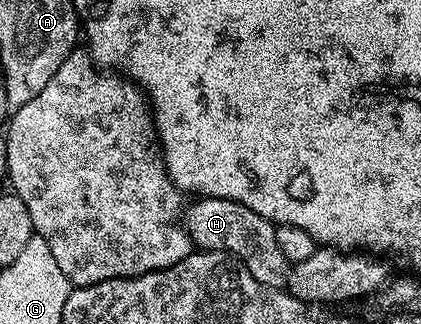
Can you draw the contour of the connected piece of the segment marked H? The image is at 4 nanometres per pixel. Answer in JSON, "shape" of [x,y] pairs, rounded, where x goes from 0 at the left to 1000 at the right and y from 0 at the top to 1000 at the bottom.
{"shape":[[[470,608],[454,636],[435,648],[435,694],[470,775],[520,772],[546,787],[582,818],[587,840],[615,864],[615,877],[665,895],[686,867],[691,812],[663,778],[663,753],[653,741],[658,698],[637,685],[615,654],[596,654],[577,630],[558,617],[527,611]]]}

